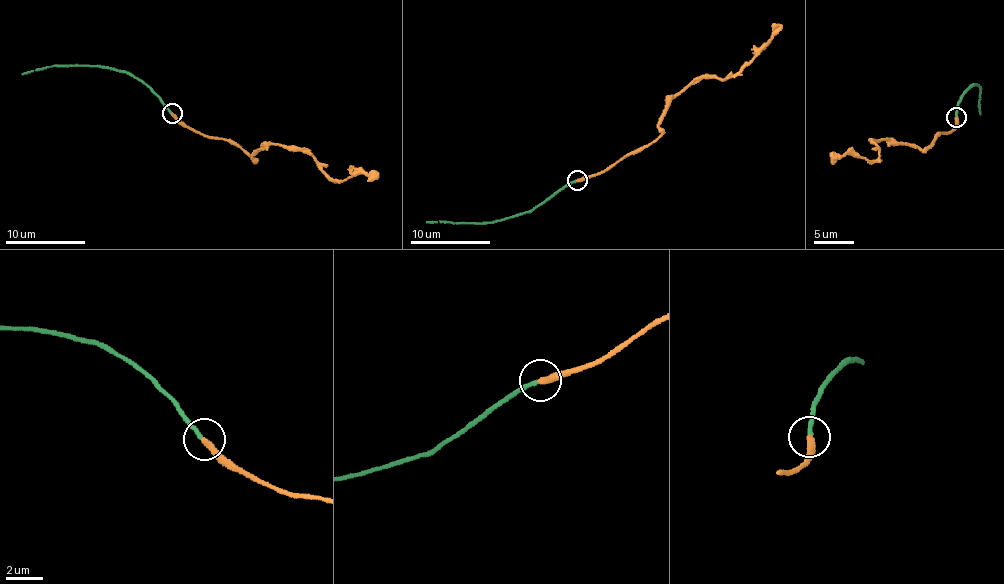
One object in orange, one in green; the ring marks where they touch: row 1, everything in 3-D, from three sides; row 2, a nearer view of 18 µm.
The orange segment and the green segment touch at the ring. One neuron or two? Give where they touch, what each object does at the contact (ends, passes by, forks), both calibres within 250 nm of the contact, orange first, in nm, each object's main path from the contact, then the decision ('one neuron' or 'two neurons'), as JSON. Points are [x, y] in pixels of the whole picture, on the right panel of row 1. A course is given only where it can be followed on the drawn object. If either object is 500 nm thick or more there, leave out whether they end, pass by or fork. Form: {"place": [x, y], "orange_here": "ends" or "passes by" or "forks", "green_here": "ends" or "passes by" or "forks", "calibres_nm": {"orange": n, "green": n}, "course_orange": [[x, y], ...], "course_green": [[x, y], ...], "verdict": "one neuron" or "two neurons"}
{"place": [956, 117], "orange_here": "ends", "green_here": "ends", "calibres_nm": {"orange": 360, "green": 240}, "course_orange": [[955, 118], [954, 128], [940, 132], [927, 148], [919, 150], [884, 137], [874, 139], [877, 158], [832, 156]], "course_green": [[955, 118], [957, 103], [962, 93], [973, 85], [979, 85], [980, 115]], "verdict": "one neuron"}

